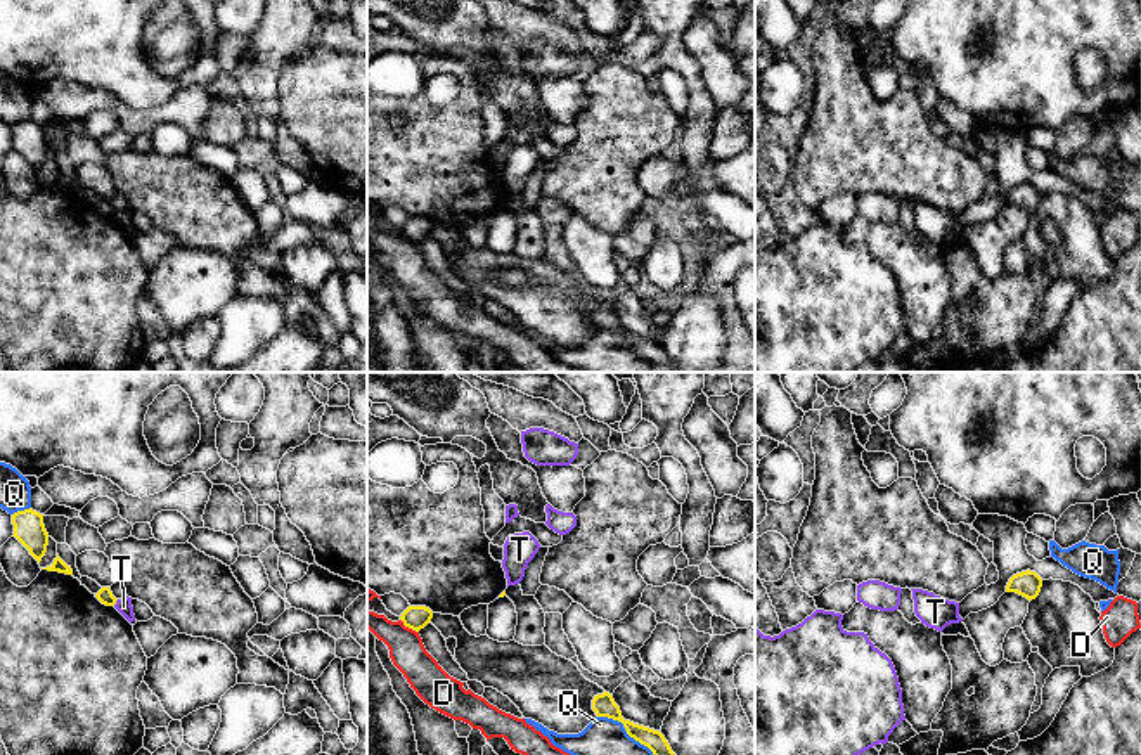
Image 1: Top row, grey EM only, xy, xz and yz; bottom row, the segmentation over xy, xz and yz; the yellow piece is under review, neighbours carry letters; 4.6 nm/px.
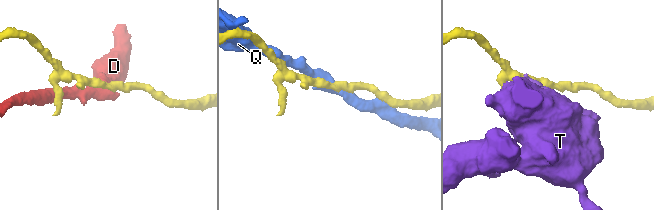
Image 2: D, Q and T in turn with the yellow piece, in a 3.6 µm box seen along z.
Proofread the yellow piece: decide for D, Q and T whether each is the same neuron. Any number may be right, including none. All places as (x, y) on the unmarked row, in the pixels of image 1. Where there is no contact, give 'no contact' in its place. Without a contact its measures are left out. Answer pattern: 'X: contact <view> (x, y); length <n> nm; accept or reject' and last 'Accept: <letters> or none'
D: contact xz (409, 239); length 110 nm; reject
Q: contact xz (625, 342); length 320 nm; reject
T: contact xy (115, 215); length 40 nm; reject
Accept: none

